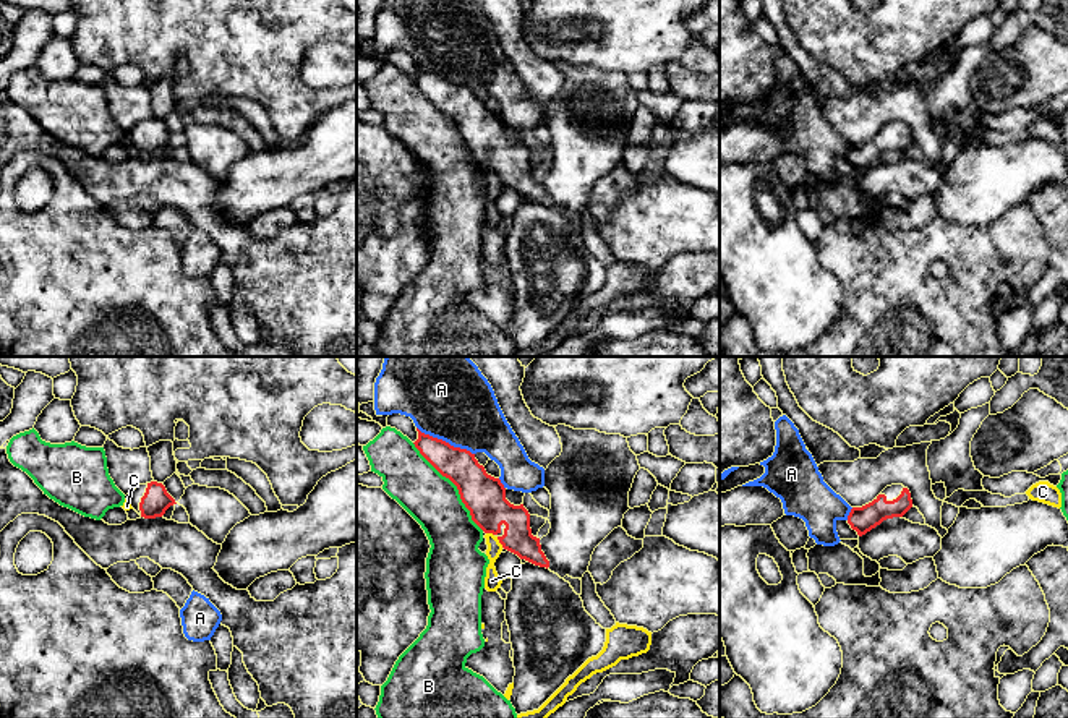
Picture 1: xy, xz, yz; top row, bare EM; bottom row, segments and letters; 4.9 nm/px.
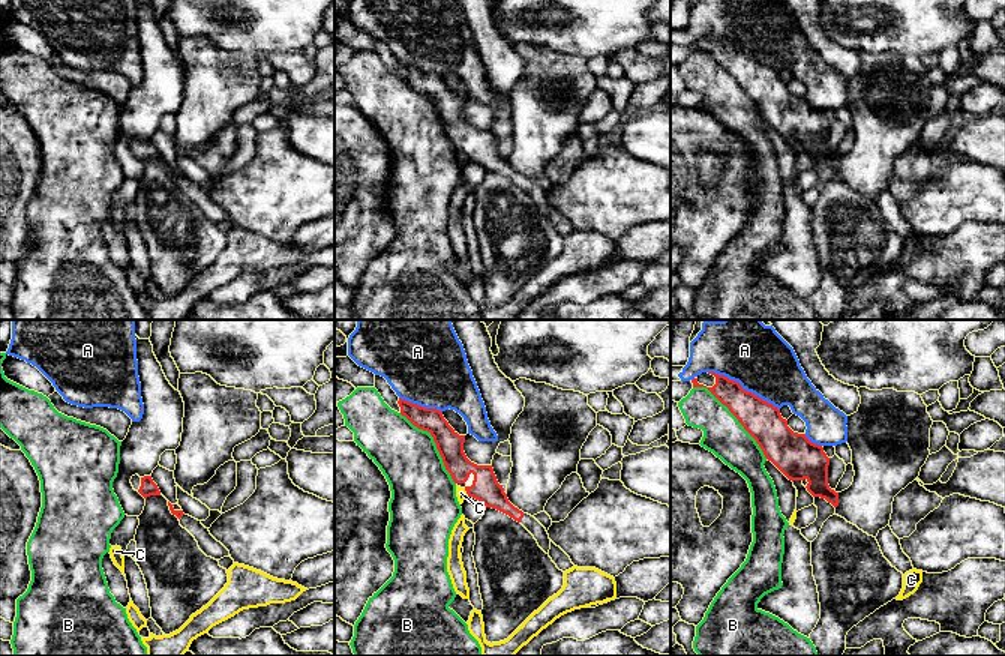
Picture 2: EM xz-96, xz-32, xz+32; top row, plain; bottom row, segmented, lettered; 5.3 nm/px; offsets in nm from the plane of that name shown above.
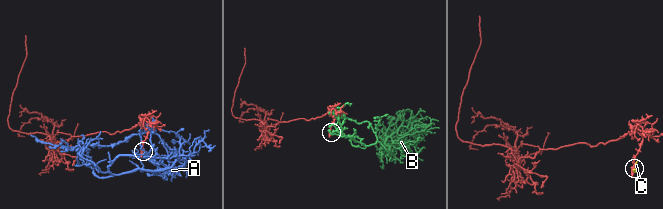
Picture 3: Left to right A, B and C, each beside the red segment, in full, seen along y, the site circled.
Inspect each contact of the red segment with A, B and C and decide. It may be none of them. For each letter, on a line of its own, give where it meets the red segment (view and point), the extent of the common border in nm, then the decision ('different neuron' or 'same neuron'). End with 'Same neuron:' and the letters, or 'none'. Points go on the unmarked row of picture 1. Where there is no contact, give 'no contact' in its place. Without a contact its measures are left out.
A: xz (444, 78) | 320 nm | different neuron
B: xz (456, 122) | 550 nm | different neuron
C: xz (499, 179) | 70 nm | different neuron
Same neuron: none

